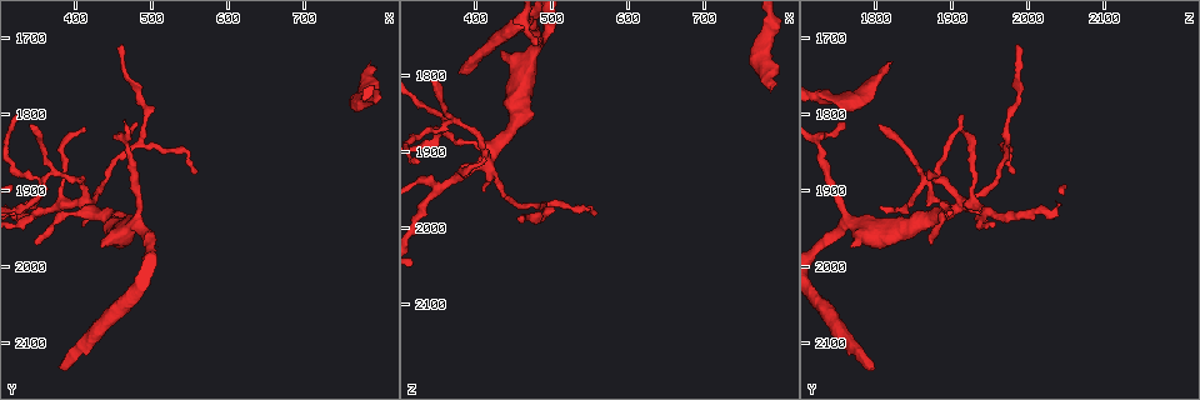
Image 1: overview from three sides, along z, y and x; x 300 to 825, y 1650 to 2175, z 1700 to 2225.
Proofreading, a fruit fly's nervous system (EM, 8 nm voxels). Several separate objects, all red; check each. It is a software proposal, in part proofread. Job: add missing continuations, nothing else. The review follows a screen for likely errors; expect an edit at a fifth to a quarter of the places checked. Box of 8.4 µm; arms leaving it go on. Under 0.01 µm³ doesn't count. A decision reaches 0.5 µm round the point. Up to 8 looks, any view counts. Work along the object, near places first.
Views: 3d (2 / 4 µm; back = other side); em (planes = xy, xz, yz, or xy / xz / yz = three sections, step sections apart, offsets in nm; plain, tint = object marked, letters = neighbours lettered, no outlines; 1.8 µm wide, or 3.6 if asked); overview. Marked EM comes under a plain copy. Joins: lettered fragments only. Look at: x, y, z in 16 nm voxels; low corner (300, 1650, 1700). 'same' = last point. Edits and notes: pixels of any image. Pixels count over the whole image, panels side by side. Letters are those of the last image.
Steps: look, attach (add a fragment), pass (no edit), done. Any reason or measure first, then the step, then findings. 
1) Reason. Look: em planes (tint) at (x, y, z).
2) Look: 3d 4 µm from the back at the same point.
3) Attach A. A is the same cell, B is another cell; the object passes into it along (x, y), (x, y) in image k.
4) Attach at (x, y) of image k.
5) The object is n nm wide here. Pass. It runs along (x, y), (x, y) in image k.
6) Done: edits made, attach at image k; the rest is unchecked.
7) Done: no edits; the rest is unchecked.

Look: em yz step 16 (letters) at (410, 1820, 1910).

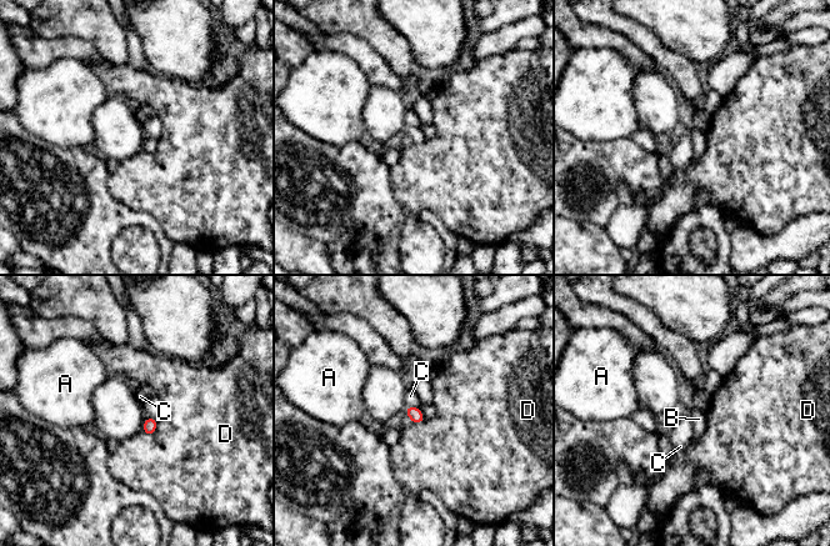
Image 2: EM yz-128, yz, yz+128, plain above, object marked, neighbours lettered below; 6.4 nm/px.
Pass. A, B, C and D are other cells; a border runs along (145, 419), (143, 431) in image 2; no lettered fragment goes on from it.

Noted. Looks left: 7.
Branch stops here. Look: 3d 4 µm from the back at (430, 1975, 1765).

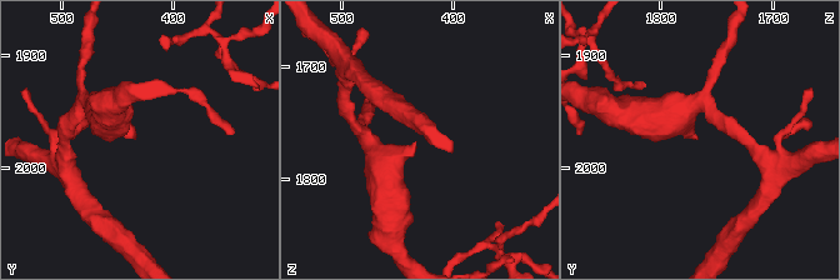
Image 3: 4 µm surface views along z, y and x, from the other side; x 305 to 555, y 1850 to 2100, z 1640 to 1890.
Shape alone is not enough. Look: em planes (tint) at (432, 1976, 1770).

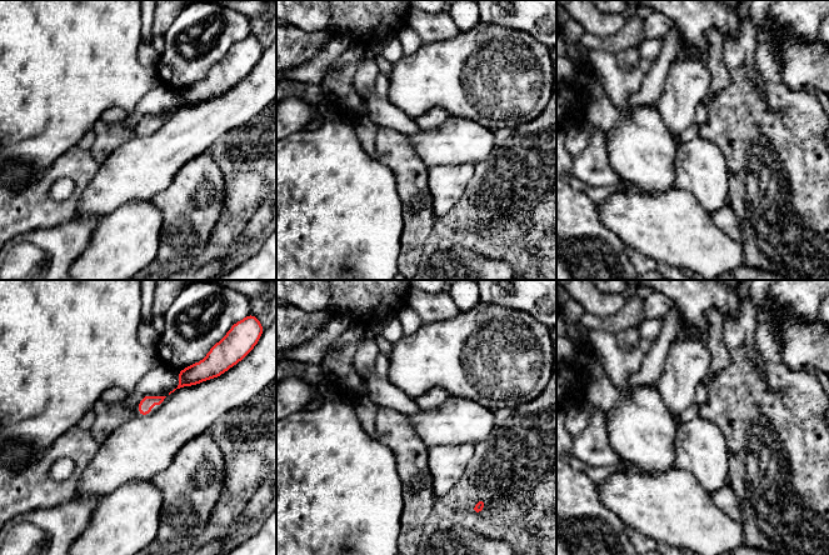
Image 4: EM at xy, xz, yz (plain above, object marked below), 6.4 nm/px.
See the neighbours. Look: em planes (letters) at the same point.

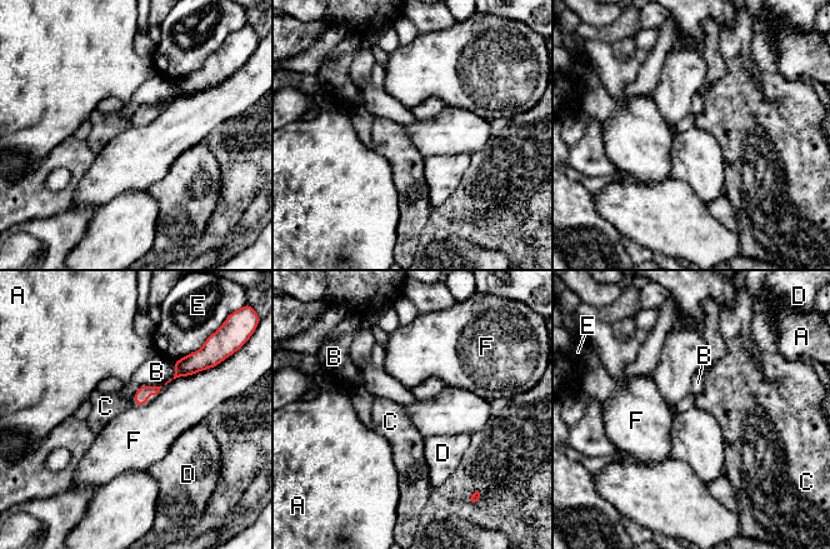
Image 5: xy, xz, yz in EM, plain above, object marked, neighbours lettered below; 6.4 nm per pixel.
The longest contact is with F, 300 nm. Pass. A, B, C, D, E and F are other cells; it runs along (194, 368), (184, 368), (138, 402) in image 5; no lettered fragment goes on from it.

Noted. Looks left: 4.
End of a long branch. Look: 3d 4 µm at (385, 2140, 1795).

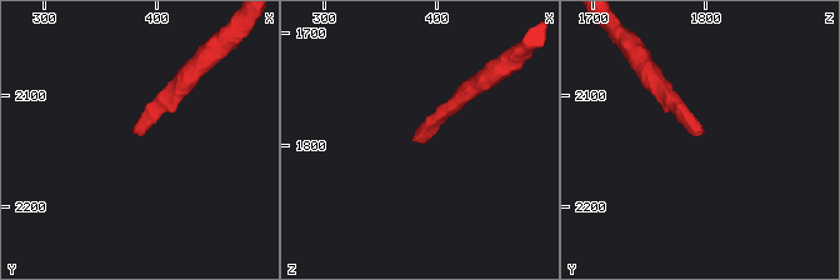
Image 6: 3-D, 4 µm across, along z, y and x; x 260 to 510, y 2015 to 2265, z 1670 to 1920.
Need the tissue. Look: em yz step 8 (tint) at (386, 2136, 1794).

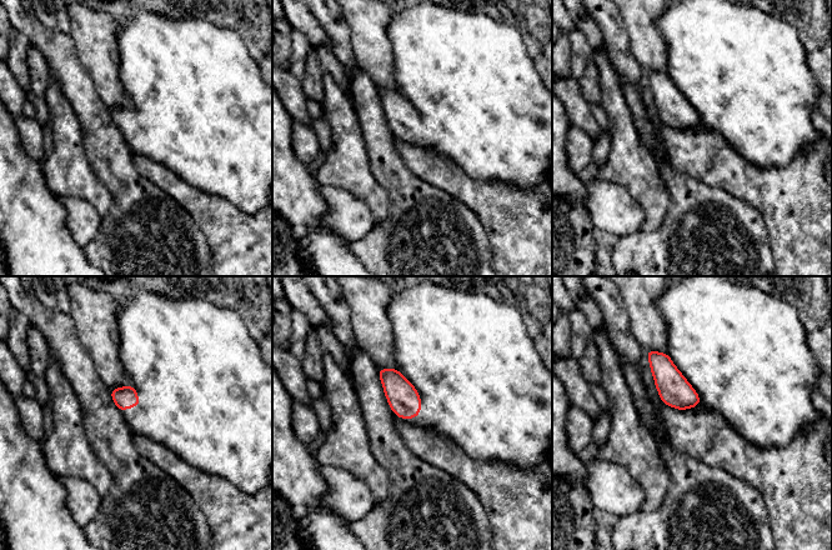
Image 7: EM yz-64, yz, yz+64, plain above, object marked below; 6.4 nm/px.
Look: em planes (letters) at the same point.

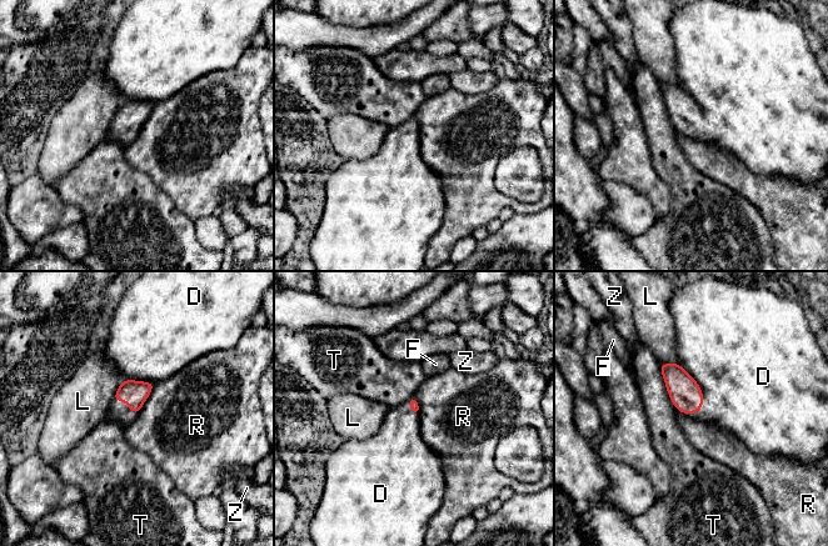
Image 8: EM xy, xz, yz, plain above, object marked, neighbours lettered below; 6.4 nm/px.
Attach D. D is the same cell, F, L, R, T and Z are other cells; it goes on there.

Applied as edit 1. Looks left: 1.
Done: edits made, attach at image 8; the rest is unchecked.

